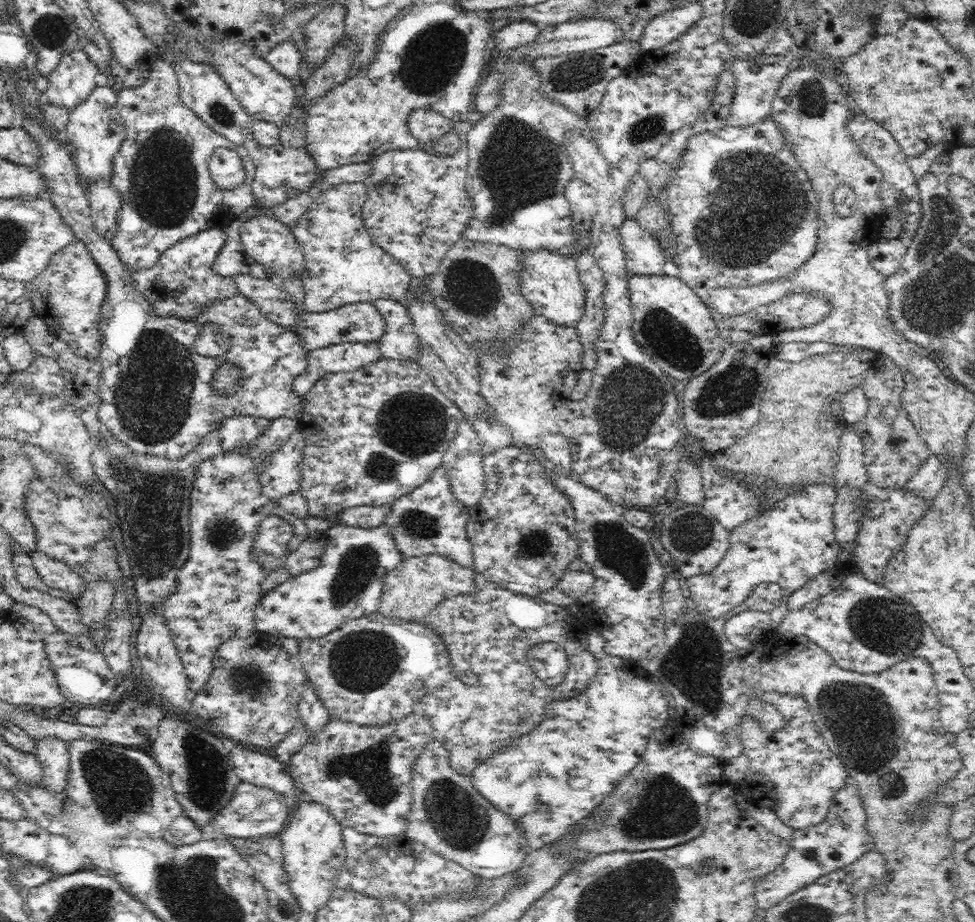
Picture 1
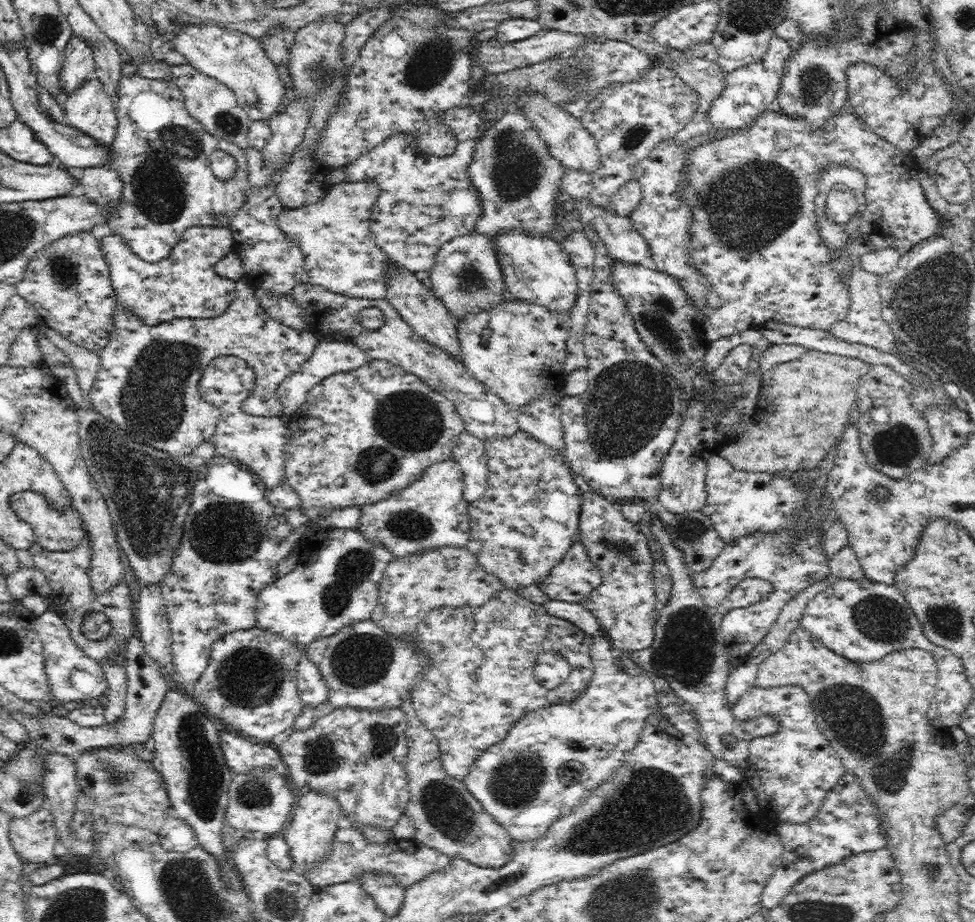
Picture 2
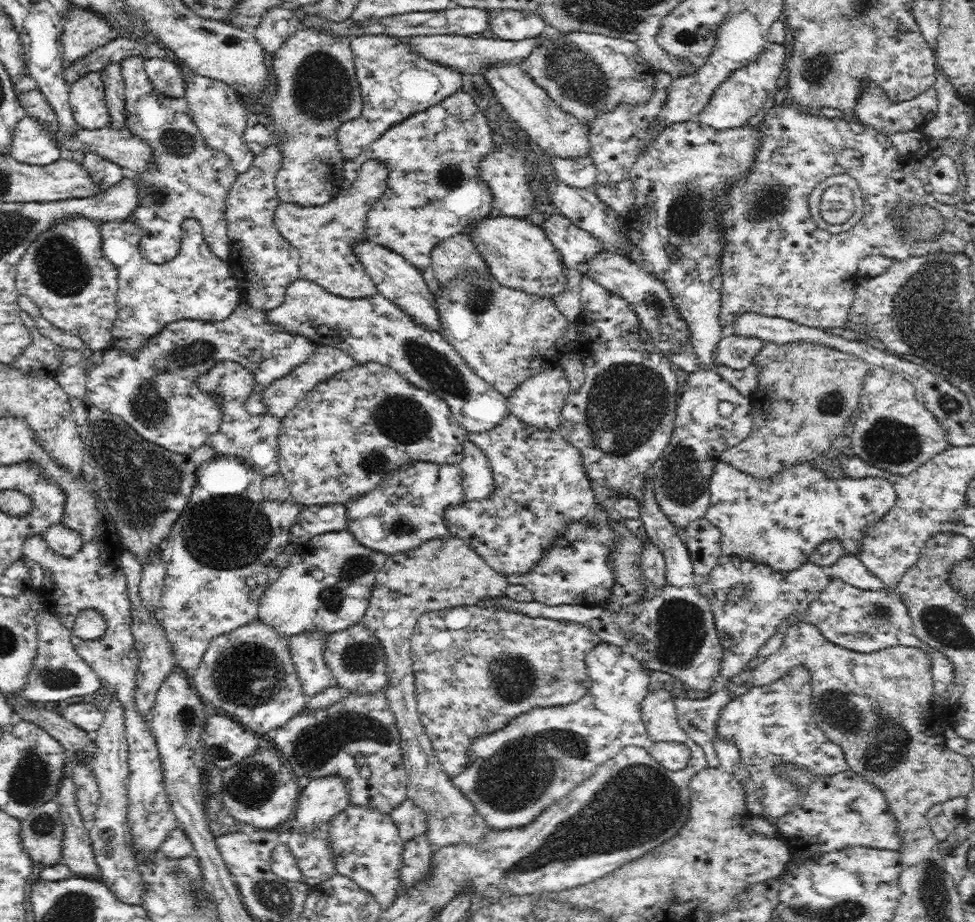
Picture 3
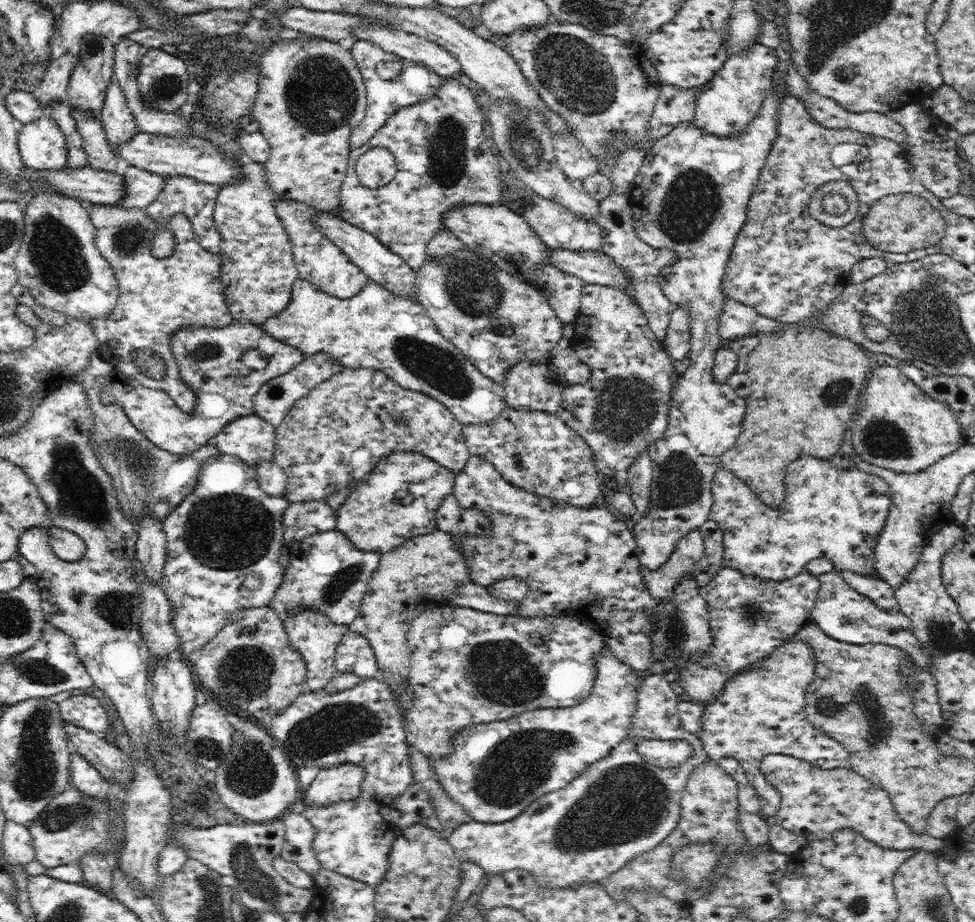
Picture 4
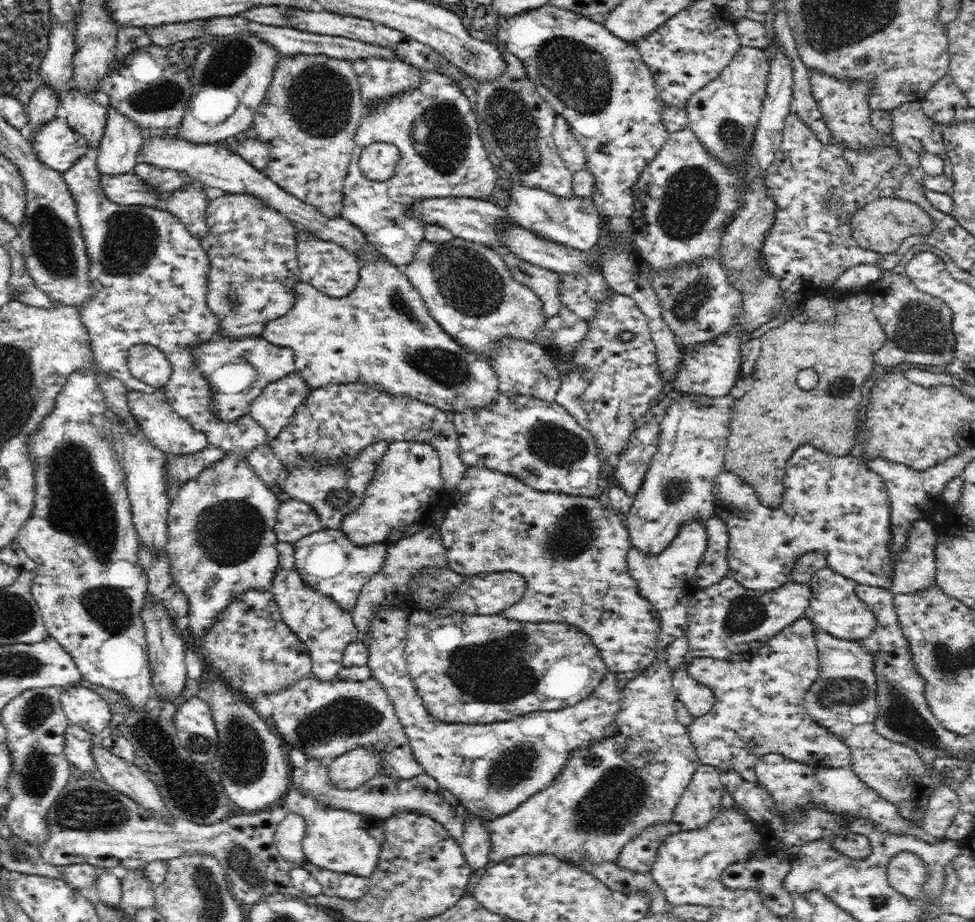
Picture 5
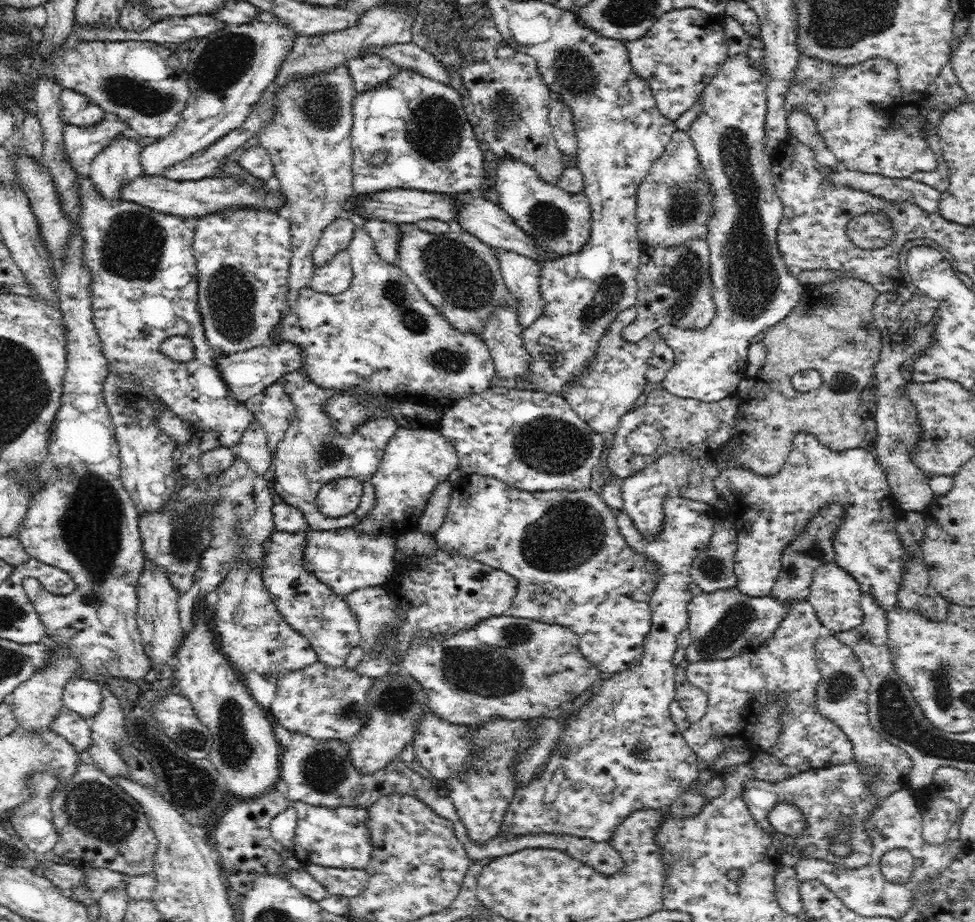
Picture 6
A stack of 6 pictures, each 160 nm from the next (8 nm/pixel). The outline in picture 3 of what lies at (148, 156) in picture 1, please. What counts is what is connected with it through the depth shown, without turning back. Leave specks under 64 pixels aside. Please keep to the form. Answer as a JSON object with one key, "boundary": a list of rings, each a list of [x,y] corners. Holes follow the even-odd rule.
{"boundary":[[[140,55],[124,58],[120,62],[121,75],[125,84],[125,127],[137,137],[143,138],[150,147],[153,163],[148,170],[136,174],[138,184],[138,206],[134,209],[134,223],[143,231],[140,241],[140,253],[144,259],[153,264],[168,263],[181,250],[182,224],[187,219],[195,219],[201,225],[204,241],[208,243],[212,253],[221,260],[229,258],[230,241],[227,236],[227,221],[225,207],[227,195],[231,190],[238,173],[230,165],[230,157],[226,153],[214,150],[204,141],[198,126],[192,120],[186,97],[170,98],[154,91],[145,71],[145,61]]]}

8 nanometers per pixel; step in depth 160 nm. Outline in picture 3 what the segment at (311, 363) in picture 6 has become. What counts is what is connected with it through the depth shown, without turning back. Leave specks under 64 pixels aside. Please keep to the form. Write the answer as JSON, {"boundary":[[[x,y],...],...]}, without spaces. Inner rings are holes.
{"boundary":[[[298,277],[288,285],[284,302],[266,313],[268,319],[283,330],[295,336],[304,336],[315,345],[336,347],[352,356],[357,364],[377,362],[392,367],[402,377],[406,377],[409,383],[444,399],[450,406],[452,415],[468,432],[488,432],[494,426],[498,426],[511,413],[511,410],[508,410],[508,397],[500,394],[483,378],[480,378],[466,364],[459,352],[456,352],[454,347],[441,336],[440,332],[422,327],[400,306],[380,293],[364,298],[344,298],[340,295],[330,294],[315,282]]]}

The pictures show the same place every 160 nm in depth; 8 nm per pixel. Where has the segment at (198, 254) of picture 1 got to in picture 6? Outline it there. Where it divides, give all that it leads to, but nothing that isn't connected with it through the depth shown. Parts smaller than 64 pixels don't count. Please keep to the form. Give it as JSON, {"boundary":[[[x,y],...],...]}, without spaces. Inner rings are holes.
{"boundary":[[[88,175],[77,176],[78,188],[76,188],[76,195],[80,199],[80,231],[82,231],[82,237],[84,241],[84,265],[86,269],[90,271],[90,294],[92,301],[92,323],[98,332],[102,343],[102,350],[104,356],[107,358],[107,365],[109,366],[109,372],[115,372],[122,378],[131,378],[131,380],[137,380],[142,386],[148,386],[152,389],[152,392],[160,398],[161,402],[167,404],[172,409],[172,412],[178,416],[186,419],[187,421],[193,422],[194,426],[199,426],[202,430],[215,430],[218,447],[225,446],[231,448],[233,453],[237,456],[238,442],[244,434],[244,431],[252,422],[255,420],[253,412],[245,405],[245,403],[238,402],[231,397],[230,391],[226,381],[222,378],[221,372],[217,369],[216,354],[215,351],[208,343],[208,339],[205,336],[205,329],[202,323],[202,317],[200,317],[200,309],[198,309],[198,285],[196,282],[197,267],[196,260],[193,254],[192,240],[194,238],[195,230],[186,226],[186,218],[175,216],[172,214],[164,214],[156,212],[150,208],[138,205],[134,202],[127,202],[124,200],[116,200],[111,202],[105,200],[96,188],[92,184],[92,179]],[[181,335],[192,339],[194,343],[195,353],[194,358],[188,362],[177,363],[172,359],[168,358],[164,353],[160,352],[160,345],[164,340],[170,338],[170,336]]]}

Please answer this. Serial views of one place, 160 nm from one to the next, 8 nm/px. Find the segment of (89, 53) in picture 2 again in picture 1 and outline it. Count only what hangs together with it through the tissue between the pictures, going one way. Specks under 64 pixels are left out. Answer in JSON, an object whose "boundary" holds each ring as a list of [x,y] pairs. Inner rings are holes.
{"boundary":[[[80,47],[61,54],[60,62],[48,75],[47,88],[42,92],[50,104],[74,110],[102,80],[98,67]]]}

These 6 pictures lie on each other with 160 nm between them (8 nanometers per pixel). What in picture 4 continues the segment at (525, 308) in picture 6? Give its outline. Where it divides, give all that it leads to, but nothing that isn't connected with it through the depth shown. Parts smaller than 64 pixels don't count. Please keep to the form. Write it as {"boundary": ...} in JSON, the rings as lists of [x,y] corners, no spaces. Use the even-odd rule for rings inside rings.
{"boundary":[[[549,263],[536,269],[531,284],[549,300],[563,326],[576,321],[580,314],[581,290],[585,285],[582,279],[566,274]]]}

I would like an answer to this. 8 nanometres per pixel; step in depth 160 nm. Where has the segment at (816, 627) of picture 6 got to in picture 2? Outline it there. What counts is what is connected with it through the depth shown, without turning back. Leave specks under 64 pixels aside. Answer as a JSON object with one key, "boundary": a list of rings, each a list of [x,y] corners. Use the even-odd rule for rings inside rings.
{"boundary":[[[800,686],[754,687],[732,704],[736,721],[768,715],[779,721],[780,729],[772,736],[754,738],[744,779],[756,791],[761,814],[781,822],[808,822],[818,817],[826,794],[847,772],[840,755],[819,732],[808,693]]]}

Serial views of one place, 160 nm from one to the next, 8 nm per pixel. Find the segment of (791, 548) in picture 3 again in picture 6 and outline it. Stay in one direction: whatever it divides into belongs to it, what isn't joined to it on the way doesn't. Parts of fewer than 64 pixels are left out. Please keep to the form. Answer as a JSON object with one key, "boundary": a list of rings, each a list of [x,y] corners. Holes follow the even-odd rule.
{"boundary":[[[798,433],[782,470],[776,477],[762,477],[744,467],[726,467],[714,480],[714,488],[729,504],[726,515],[732,519],[737,532],[737,551],[735,552],[735,588],[742,594],[761,597],[770,595],[770,590],[776,584],[776,578],[782,566],[781,558],[784,548],[796,536],[802,534],[804,526],[816,516],[816,512],[830,504],[837,502],[844,509],[843,519],[839,522],[833,536],[835,550],[834,562],[847,570],[860,585],[863,593],[870,593],[876,603],[888,612],[893,609],[899,596],[899,588],[905,571],[905,564],[909,559],[907,550],[899,538],[895,527],[897,519],[902,518],[905,512],[899,507],[897,498],[887,481],[887,473],[877,459],[876,453],[862,447],[850,450],[832,450],[824,446],[810,433]]]}

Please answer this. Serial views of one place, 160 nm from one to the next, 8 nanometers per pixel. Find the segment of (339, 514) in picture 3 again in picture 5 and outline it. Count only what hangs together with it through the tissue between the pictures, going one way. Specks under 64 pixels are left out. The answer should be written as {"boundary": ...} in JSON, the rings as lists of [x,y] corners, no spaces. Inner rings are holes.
{"boundary":[[[288,499],[279,506],[276,524],[277,539],[282,542],[295,543],[299,538],[322,530],[322,521],[316,511],[306,502]]]}

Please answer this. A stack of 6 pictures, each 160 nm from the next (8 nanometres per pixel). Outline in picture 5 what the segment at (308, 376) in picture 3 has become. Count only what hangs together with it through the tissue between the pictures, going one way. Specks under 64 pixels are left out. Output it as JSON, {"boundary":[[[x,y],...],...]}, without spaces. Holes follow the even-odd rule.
{"boundary":[[[295,370],[267,384],[260,396],[252,401],[249,415],[264,427],[272,440],[290,422],[310,390],[312,388],[308,388],[302,375]]]}

